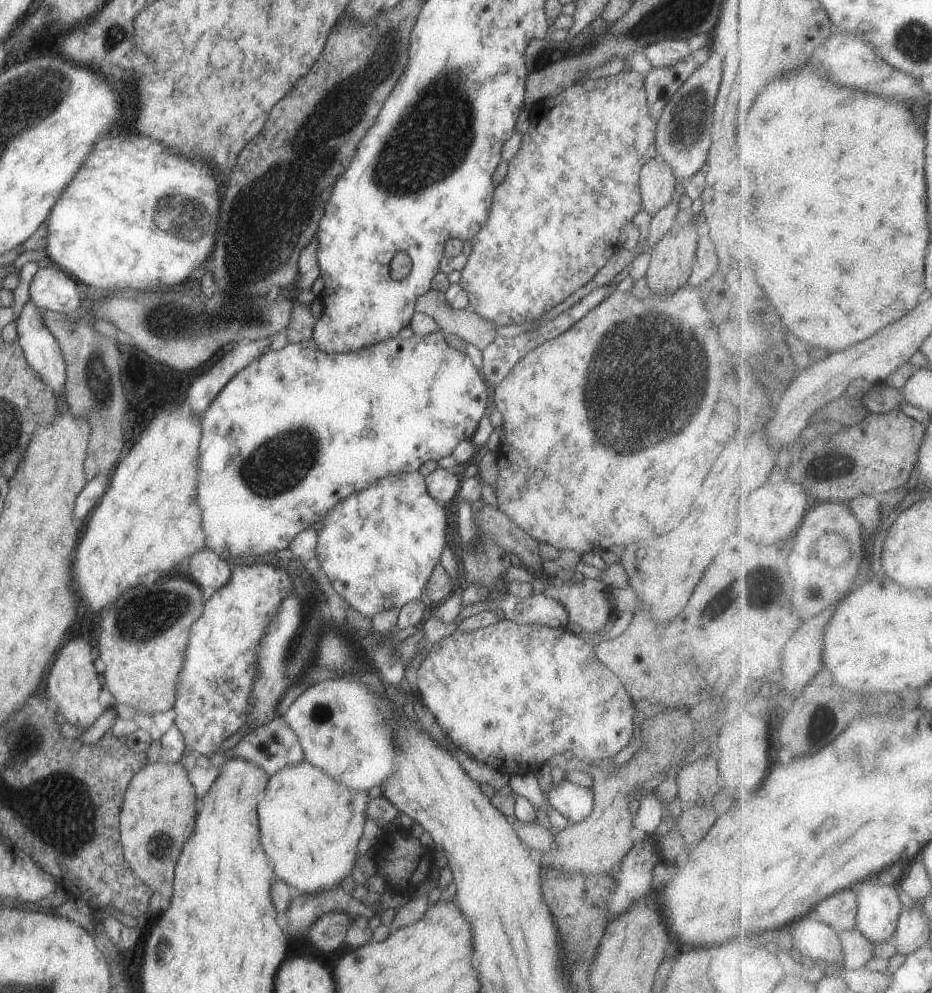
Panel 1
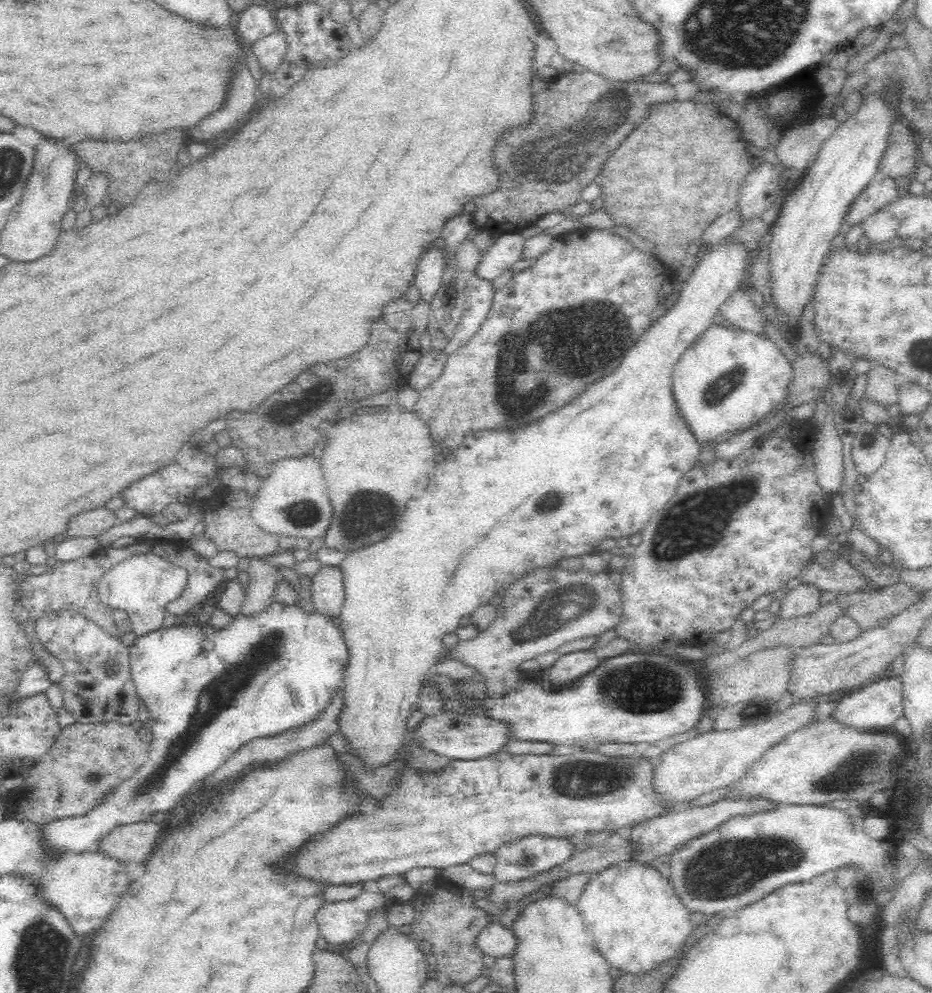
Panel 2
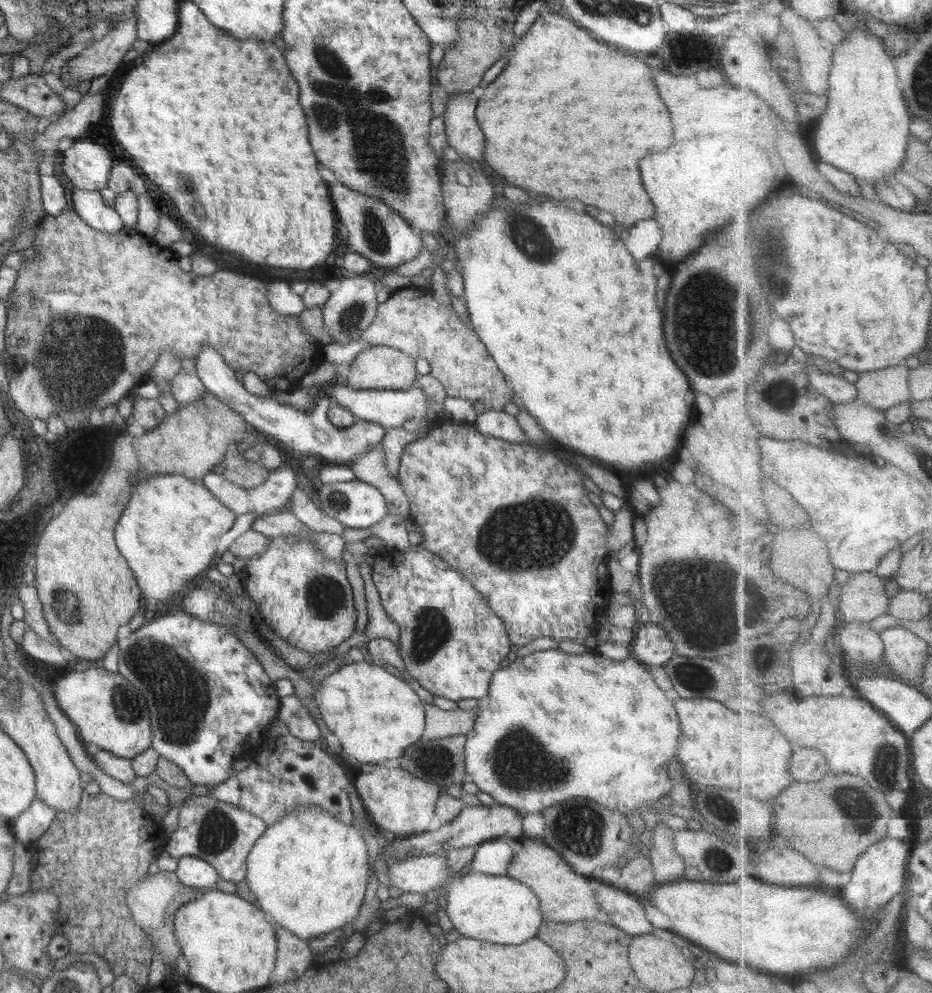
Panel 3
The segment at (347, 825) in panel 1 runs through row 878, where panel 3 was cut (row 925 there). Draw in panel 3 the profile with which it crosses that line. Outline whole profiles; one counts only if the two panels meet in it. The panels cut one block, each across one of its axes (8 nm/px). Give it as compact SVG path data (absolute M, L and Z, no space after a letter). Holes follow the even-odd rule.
M314 805L297 806L282 815L254 843L247 856L245 881L273 924L280 925L308 942L311 938L342 929L357 916L370 880L368 847L362 832L342 824L327 810Z

